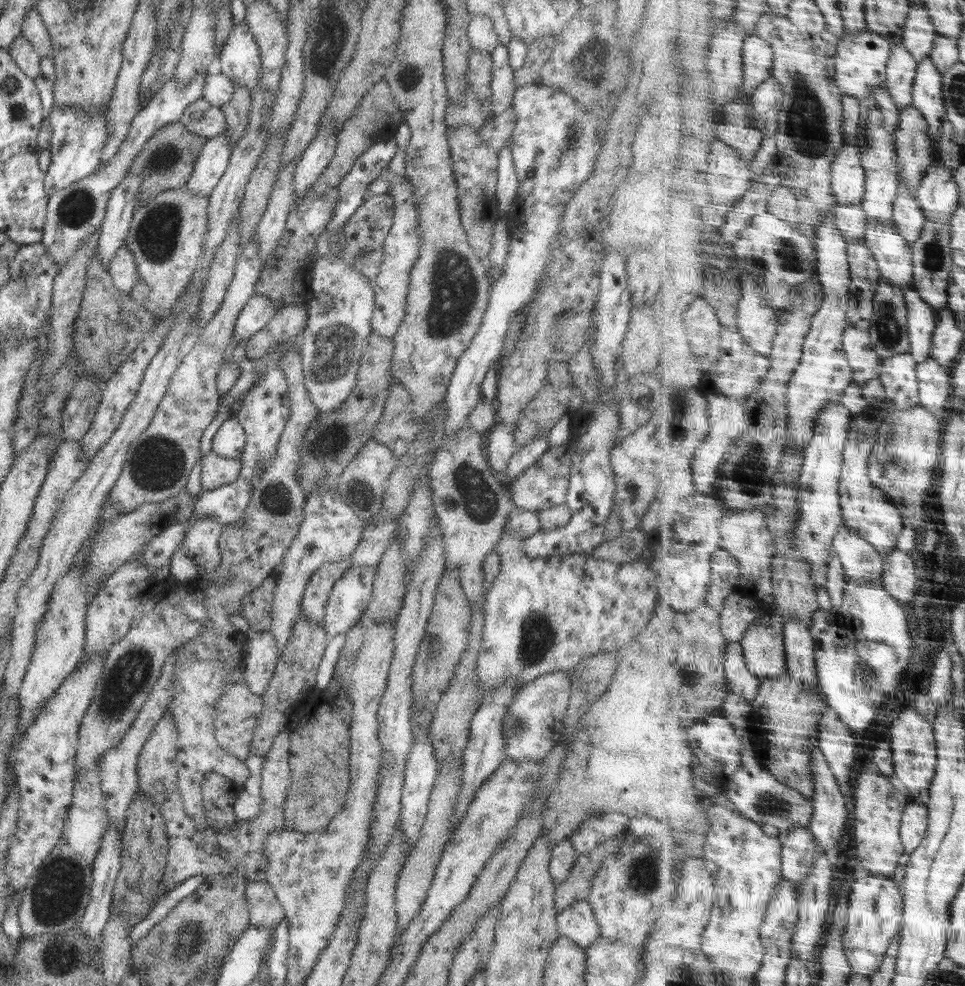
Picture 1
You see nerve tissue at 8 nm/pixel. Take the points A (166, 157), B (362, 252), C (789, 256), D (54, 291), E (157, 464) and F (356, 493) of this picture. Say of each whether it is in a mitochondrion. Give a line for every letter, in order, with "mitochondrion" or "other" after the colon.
A: mitochondrion
B: mitochondrion
C: mitochondrion
D: other
E: mitochondrion
F: mitochondrion

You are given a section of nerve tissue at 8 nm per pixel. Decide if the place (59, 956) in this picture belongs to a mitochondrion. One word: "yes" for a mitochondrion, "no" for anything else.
yes

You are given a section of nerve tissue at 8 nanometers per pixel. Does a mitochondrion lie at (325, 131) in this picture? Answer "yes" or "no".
no

